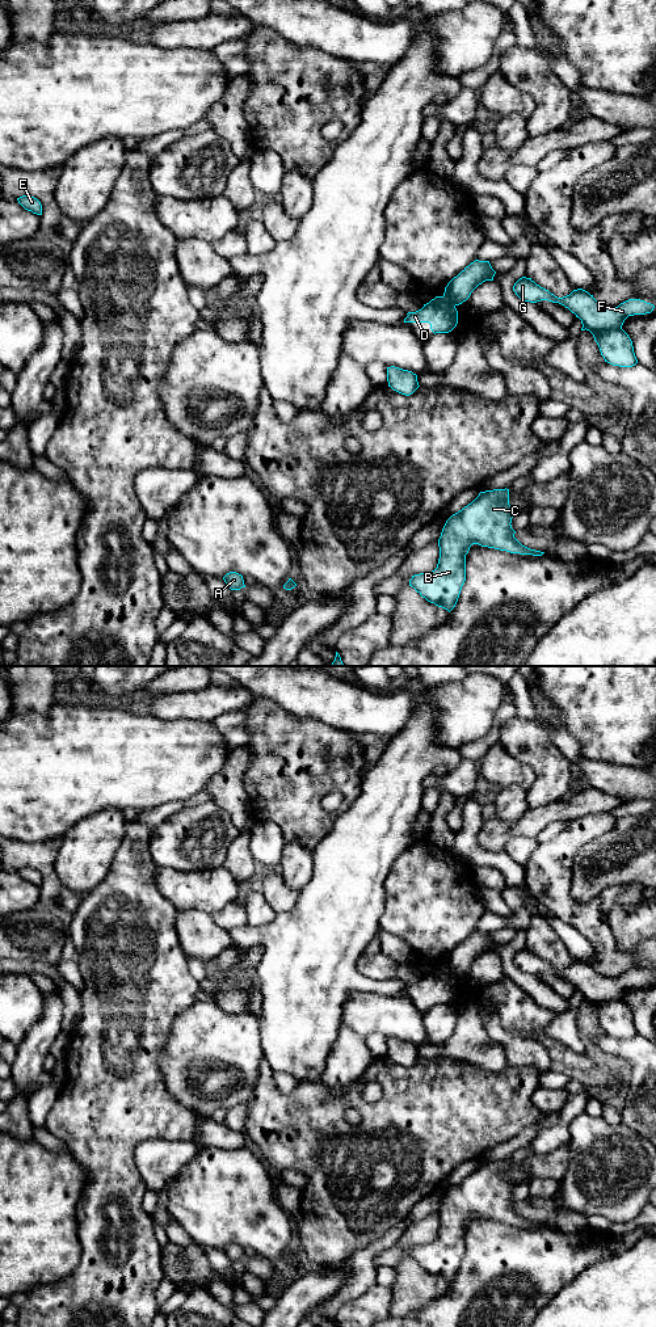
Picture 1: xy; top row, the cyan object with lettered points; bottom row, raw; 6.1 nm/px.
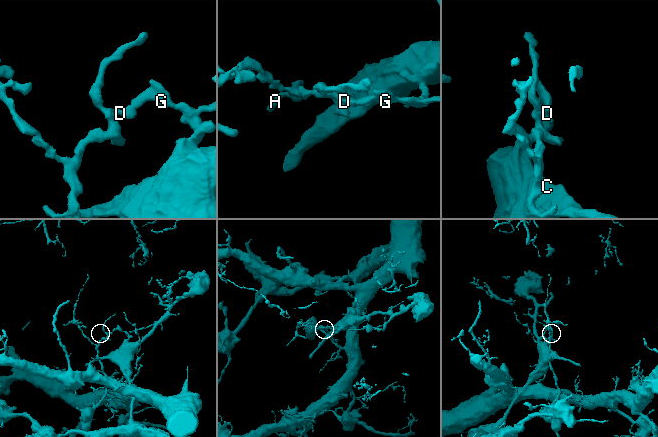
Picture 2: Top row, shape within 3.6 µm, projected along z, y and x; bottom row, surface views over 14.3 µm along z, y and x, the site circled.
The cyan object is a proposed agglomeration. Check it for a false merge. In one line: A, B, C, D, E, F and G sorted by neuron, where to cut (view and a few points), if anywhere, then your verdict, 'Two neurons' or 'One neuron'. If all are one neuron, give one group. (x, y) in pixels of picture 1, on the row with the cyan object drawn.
Groups: A D E / B C F G. Split along xy (444, 295), (454, 307). Two neurons

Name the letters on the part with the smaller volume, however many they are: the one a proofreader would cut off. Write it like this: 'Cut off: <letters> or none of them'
Cut off: B, C, F, G

